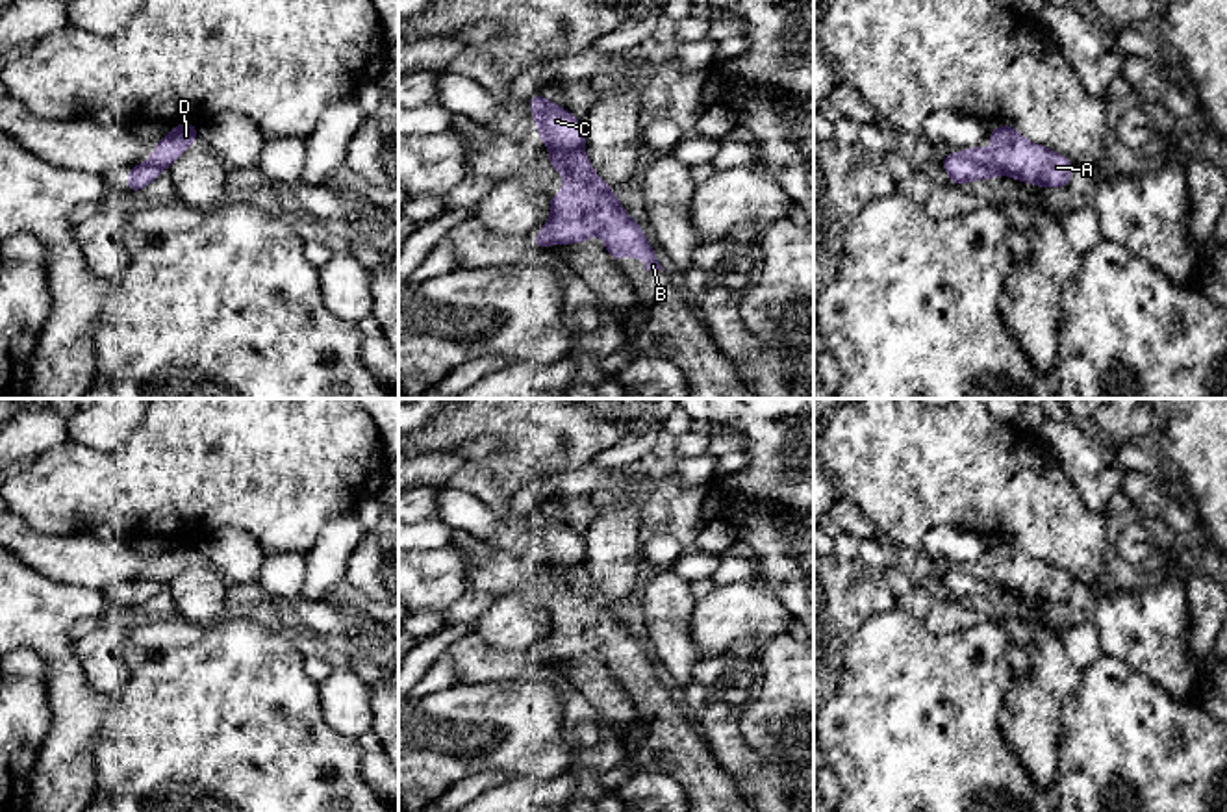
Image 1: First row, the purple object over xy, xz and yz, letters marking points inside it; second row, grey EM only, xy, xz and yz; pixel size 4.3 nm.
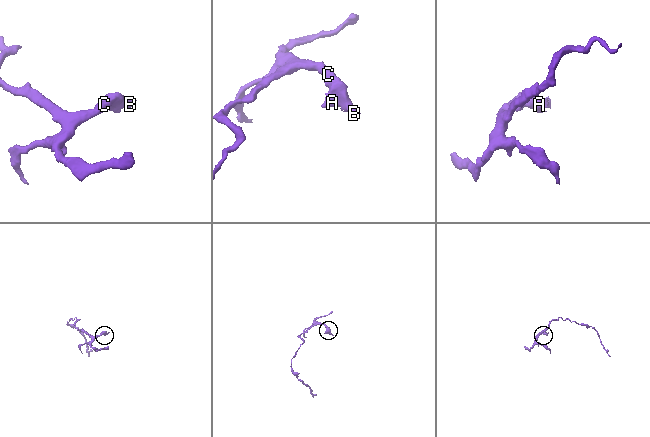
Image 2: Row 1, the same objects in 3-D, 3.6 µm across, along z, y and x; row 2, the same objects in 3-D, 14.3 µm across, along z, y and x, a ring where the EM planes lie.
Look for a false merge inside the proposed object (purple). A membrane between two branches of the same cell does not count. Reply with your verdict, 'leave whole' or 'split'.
split

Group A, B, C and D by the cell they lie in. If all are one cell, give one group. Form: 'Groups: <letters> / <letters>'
Groups: A B D / C

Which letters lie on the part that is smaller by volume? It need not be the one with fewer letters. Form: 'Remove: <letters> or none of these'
Remove: A, B, D

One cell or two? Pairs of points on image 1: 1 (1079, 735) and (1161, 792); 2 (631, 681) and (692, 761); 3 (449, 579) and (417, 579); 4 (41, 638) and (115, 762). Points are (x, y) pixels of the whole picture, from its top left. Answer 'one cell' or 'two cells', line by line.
1: one cell
2: one cell
3: one cell
4: two cells

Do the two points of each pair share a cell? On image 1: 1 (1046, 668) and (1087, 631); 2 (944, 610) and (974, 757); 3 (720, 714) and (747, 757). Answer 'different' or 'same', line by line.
1: different
2: different
3: same

